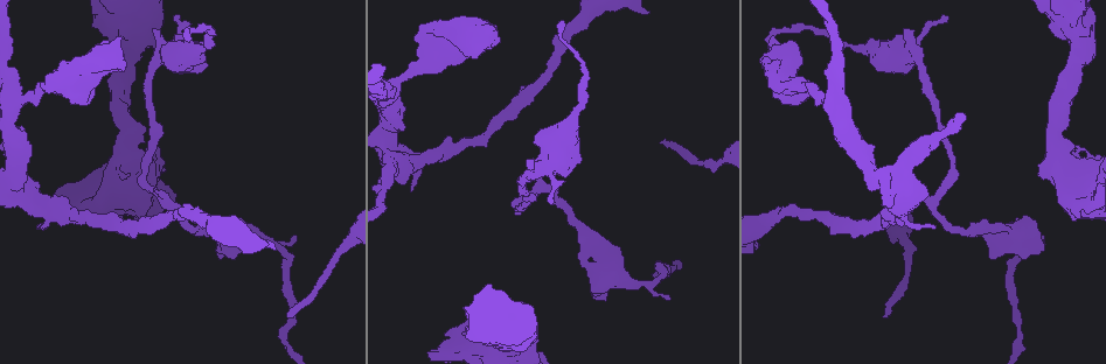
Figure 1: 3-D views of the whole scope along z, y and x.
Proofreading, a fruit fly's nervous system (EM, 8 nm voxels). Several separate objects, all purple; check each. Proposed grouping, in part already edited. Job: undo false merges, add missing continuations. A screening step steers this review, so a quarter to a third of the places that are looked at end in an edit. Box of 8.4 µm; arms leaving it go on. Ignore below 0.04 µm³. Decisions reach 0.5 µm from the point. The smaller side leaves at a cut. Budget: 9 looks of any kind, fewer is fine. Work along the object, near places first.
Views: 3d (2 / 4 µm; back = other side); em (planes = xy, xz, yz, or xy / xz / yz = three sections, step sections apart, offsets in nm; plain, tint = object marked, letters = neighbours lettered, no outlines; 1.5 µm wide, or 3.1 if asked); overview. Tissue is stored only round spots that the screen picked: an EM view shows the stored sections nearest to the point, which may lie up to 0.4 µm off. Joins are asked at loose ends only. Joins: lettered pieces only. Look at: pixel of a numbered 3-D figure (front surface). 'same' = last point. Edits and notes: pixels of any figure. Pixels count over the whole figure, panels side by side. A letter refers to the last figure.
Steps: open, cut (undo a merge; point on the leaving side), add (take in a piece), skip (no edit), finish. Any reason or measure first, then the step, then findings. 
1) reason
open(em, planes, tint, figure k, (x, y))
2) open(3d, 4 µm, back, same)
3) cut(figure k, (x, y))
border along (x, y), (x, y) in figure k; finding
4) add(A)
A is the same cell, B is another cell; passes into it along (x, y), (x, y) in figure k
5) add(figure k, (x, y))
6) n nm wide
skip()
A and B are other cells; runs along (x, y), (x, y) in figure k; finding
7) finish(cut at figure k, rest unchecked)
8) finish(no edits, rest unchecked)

stops while still wide
open(3d, 4 µm, figure 1, (766, 73))

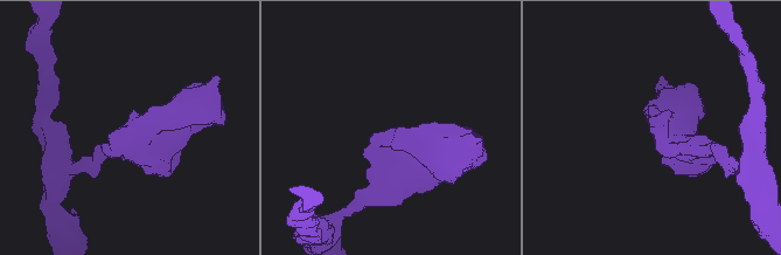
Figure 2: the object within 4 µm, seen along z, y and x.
now the EM
open(em, xy, step 4, letters, figure 2, (121, 129))

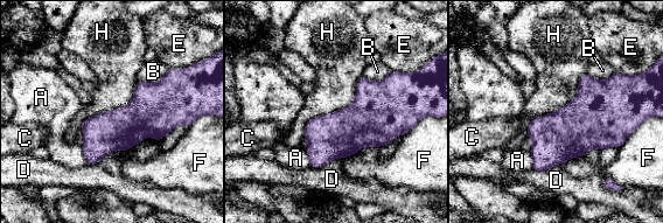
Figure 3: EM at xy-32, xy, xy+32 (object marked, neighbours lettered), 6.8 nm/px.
open(em, planes, letters, same)

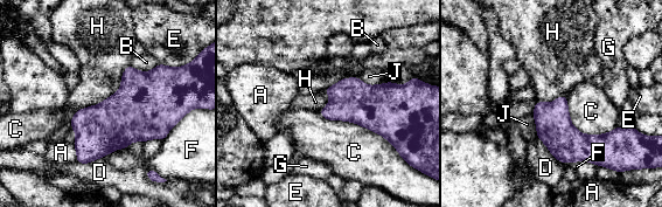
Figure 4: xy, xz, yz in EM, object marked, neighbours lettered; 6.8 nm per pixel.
240 nm wide
skip()
A, B, C, D, E, F, G, H and J are other cells; border along (130, 64), (70, 129) in figure 4; none of them fits

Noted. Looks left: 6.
branch stops here
open(em, xy, step 8, letters, figure 1, (152, 30))

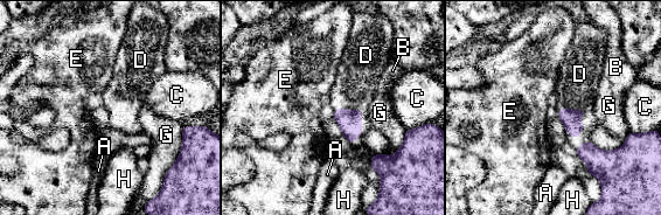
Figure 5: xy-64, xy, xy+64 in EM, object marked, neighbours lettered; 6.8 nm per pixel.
open(em, planes, letters, same)

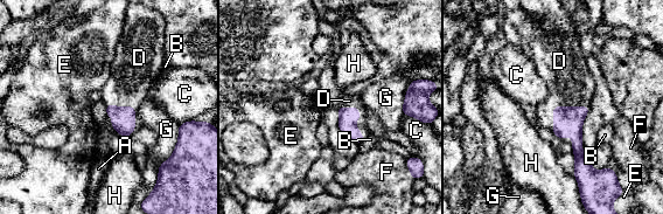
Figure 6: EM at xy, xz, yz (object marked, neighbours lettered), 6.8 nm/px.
add(D)
D is the same cell, A, B, C, E, F, G and H are other cells; passes into it along (347, 115), (358, 116), (349, 101) in figure 6; the neuron continues

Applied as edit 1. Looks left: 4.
open(overview)

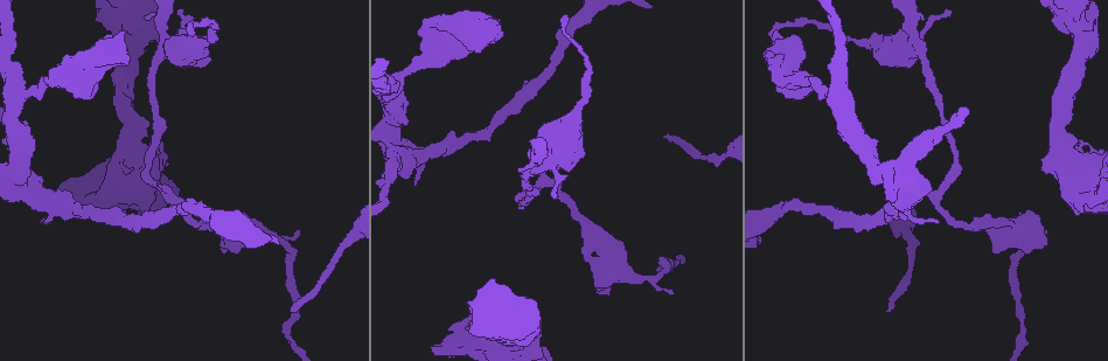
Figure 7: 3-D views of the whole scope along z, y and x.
thick turns thin
open(3d, 2 µm, figure 7, (834, 93))

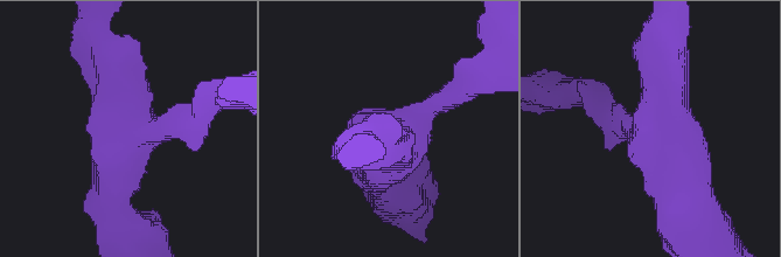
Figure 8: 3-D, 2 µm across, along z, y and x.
need the tissue
open(em, planes, tint, figure 8, (134, 131))

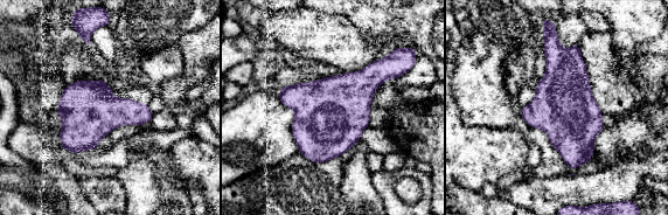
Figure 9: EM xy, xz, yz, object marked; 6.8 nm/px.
what lies round it
open(em, planes, letters, same)

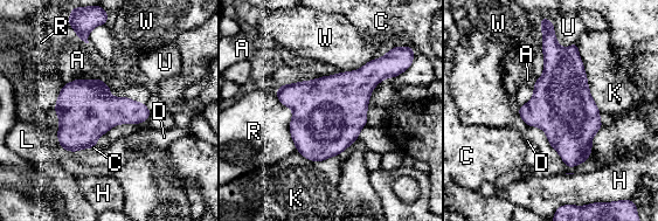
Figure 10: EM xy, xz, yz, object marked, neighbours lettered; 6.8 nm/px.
3 arms; arms of 220, 260, 360 nm
skip()
A, C, D, H, K, L, R, U and W are other cells; all the same neuron

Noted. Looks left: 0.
finish(add at figure 6, rest unchecked)

